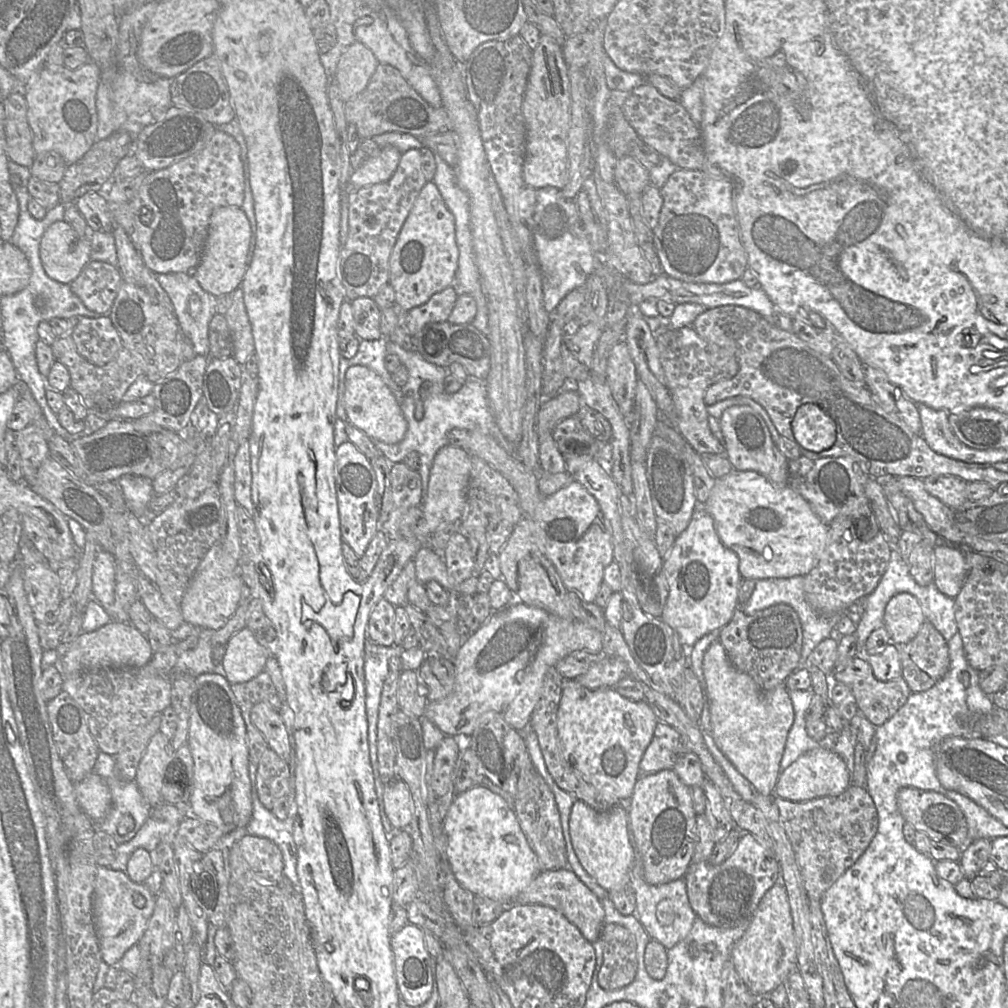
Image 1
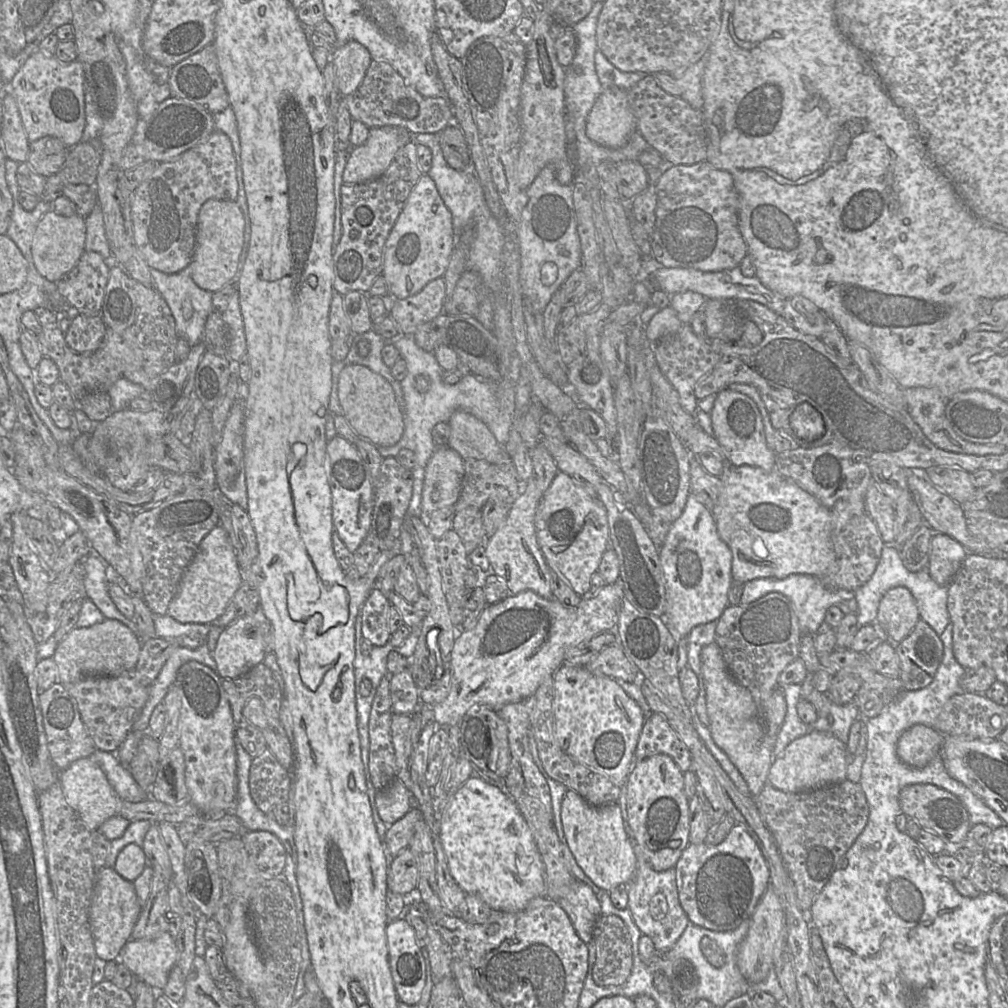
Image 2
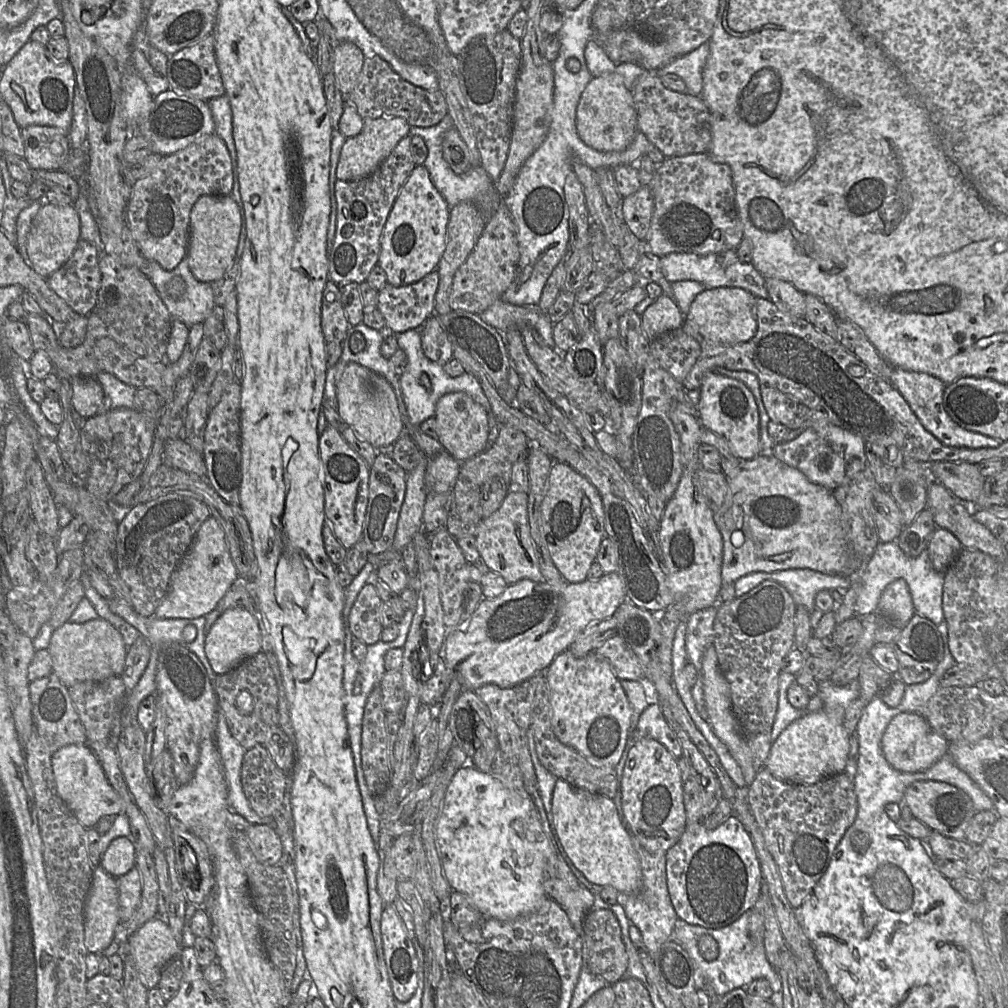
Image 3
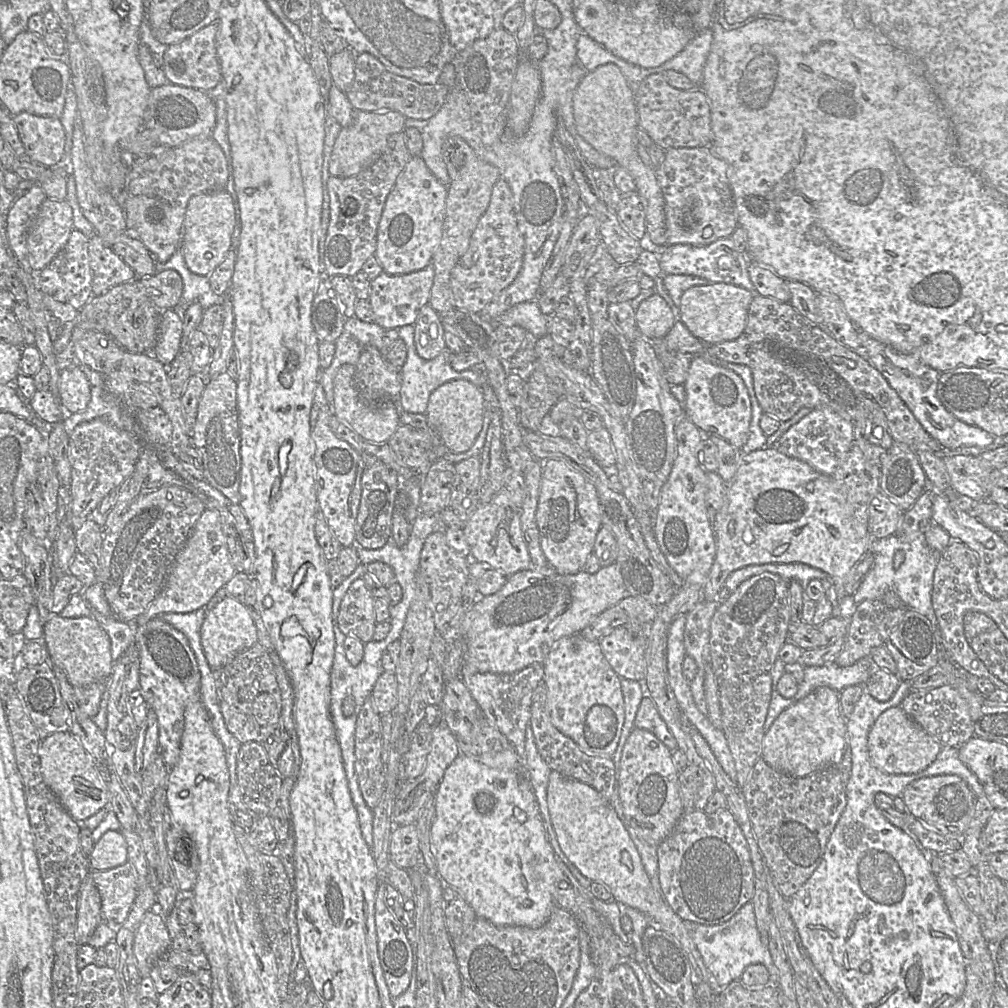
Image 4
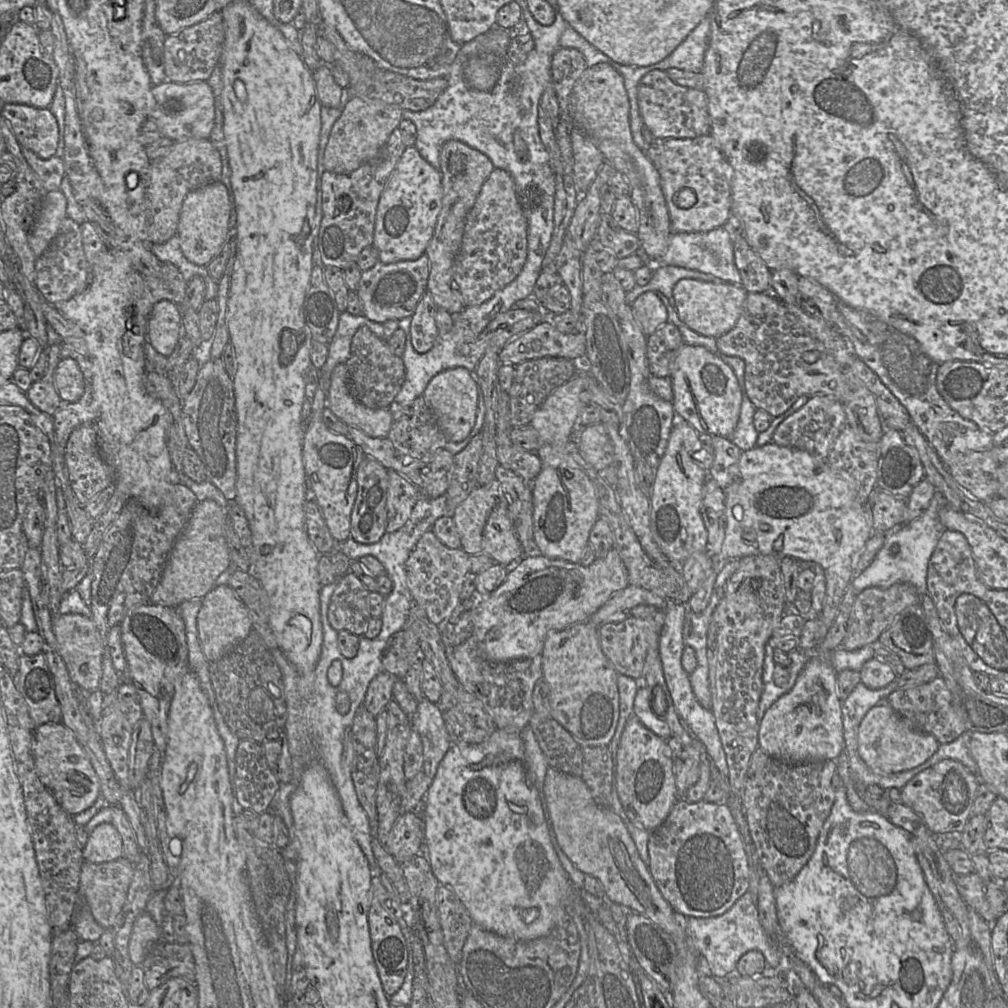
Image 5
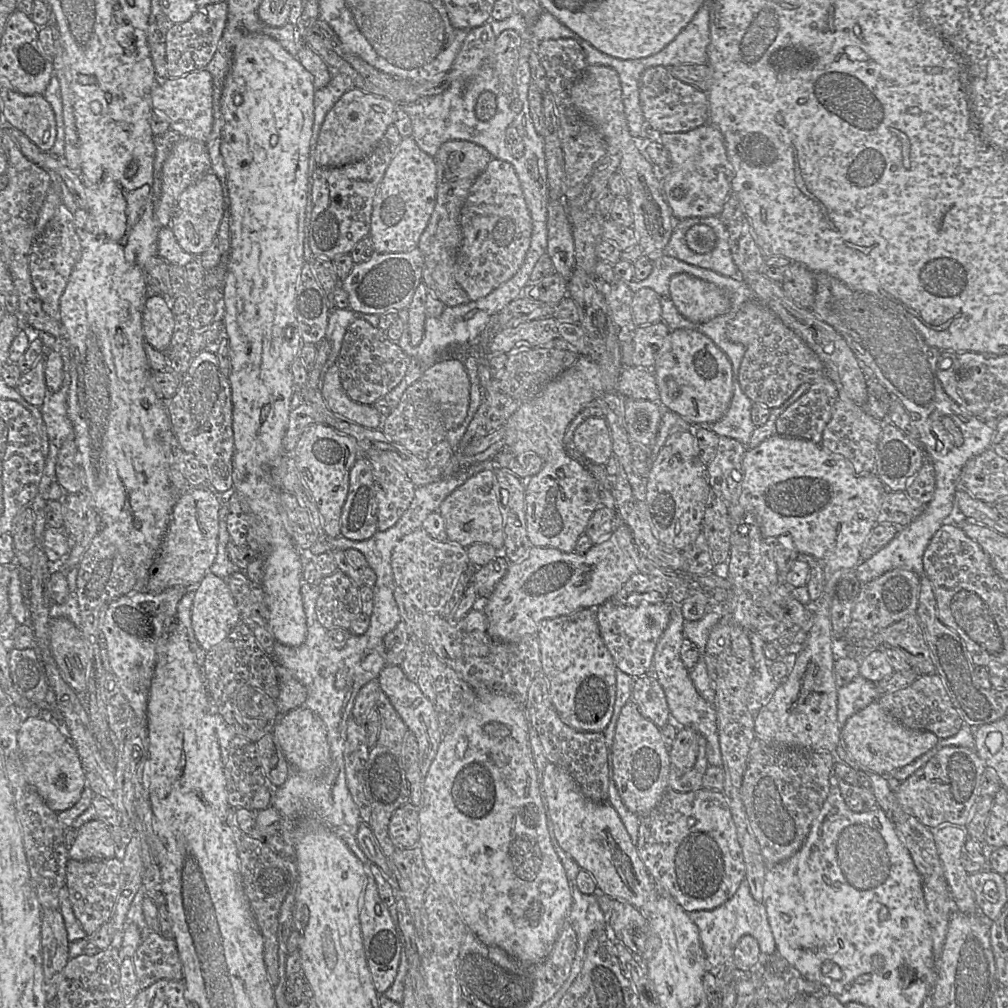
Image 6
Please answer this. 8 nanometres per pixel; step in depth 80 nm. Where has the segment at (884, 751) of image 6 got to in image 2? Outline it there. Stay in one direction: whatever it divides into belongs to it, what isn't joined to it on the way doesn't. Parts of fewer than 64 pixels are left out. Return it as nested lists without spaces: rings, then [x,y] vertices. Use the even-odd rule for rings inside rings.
[[[916,724],[901,734],[896,753],[905,765],[922,768],[941,752],[944,740],[945,736],[936,728]]]

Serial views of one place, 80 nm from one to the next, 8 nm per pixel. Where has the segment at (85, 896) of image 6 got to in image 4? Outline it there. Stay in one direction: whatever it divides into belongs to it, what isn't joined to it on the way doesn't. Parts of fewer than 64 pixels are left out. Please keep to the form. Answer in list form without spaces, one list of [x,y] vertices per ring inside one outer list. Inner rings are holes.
[[[128,861],[121,866],[105,871],[91,870],[89,875],[100,894],[102,920],[116,932],[127,919],[134,903],[138,890],[138,872]]]

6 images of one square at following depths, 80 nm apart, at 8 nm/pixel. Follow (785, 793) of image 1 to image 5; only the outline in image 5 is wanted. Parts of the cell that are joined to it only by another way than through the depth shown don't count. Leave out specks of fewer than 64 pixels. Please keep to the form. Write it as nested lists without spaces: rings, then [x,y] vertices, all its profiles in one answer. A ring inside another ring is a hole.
[[[819,651],[811,657],[799,673],[793,687],[765,712],[759,721],[759,747],[768,756],[788,764],[836,760],[845,748],[841,700],[837,694],[836,672],[830,662],[832,652]]]

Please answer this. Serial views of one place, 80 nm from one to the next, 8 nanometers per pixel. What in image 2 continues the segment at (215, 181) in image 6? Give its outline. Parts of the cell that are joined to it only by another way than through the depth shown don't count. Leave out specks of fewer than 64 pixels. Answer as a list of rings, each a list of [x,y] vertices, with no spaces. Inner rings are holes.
[[[209,199],[201,206],[190,262],[191,277],[200,288],[214,293],[235,281],[244,243],[244,228],[244,216],[236,201]]]

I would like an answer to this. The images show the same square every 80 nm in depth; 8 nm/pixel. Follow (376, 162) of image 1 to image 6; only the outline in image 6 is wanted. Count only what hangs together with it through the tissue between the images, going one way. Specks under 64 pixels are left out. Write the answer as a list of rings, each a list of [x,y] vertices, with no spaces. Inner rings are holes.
[[[352,87],[328,111],[316,144],[316,164],[342,167],[371,155],[388,127],[394,124],[396,104],[389,99]]]

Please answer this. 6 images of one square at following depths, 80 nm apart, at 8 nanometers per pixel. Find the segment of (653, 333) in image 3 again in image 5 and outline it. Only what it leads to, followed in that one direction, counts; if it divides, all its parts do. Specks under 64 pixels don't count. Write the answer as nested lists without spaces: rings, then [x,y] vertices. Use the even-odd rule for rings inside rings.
[[[654,291],[639,295],[632,303],[632,310],[639,327],[646,336],[653,334],[668,322],[667,309]]]

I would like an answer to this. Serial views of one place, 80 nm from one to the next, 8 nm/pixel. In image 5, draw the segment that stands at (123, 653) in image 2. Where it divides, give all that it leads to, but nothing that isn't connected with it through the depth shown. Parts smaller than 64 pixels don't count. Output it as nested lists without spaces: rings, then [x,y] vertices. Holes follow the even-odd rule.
[[[56,614],[52,617],[52,629],[71,681],[88,693],[98,689],[105,647],[93,620],[78,614]]]

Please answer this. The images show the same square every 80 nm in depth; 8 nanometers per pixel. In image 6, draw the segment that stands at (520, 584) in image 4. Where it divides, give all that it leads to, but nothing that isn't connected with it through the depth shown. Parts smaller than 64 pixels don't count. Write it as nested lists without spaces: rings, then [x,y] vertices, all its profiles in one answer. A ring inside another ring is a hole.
[[[624,522],[615,528],[609,538],[594,544],[584,554],[579,554],[575,550],[563,552],[552,547],[532,546],[521,560],[509,565],[507,573],[493,593],[483,601],[489,634],[499,641],[518,642],[527,635],[537,635],[539,625],[545,619],[569,615],[584,608],[598,608],[615,596],[631,576],[638,572],[638,556],[639,551],[632,531]]]

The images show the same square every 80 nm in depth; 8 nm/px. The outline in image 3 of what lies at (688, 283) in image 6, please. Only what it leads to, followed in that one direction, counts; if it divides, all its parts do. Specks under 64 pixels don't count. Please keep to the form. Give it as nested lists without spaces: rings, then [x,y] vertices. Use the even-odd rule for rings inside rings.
[[[737,287],[704,289],[690,306],[686,320],[693,322],[700,335],[709,343],[731,345],[749,341],[757,331],[753,313],[755,296]]]

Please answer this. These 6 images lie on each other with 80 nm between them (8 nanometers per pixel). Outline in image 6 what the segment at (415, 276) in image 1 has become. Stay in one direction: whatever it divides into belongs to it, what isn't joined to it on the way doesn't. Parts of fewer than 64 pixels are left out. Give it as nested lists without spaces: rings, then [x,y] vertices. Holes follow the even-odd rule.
[[[413,136],[402,138],[373,200],[370,237],[377,253],[409,252],[419,245],[437,200],[435,158],[419,148]]]

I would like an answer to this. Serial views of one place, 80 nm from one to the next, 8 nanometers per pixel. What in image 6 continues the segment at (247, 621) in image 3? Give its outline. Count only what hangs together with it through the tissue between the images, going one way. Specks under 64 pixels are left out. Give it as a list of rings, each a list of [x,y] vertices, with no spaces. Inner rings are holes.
[[[209,572],[194,588],[191,610],[192,629],[201,647],[207,651],[219,644],[229,635],[241,619],[237,602],[226,580],[213,572]]]

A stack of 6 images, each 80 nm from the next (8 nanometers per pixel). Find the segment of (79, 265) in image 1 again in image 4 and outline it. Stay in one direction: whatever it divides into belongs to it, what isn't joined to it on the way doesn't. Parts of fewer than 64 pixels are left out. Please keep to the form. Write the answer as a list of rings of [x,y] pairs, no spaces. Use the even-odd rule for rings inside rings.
[[[46,197],[27,235],[28,257],[34,273],[51,262],[67,243],[73,229],[73,212],[67,200]]]

